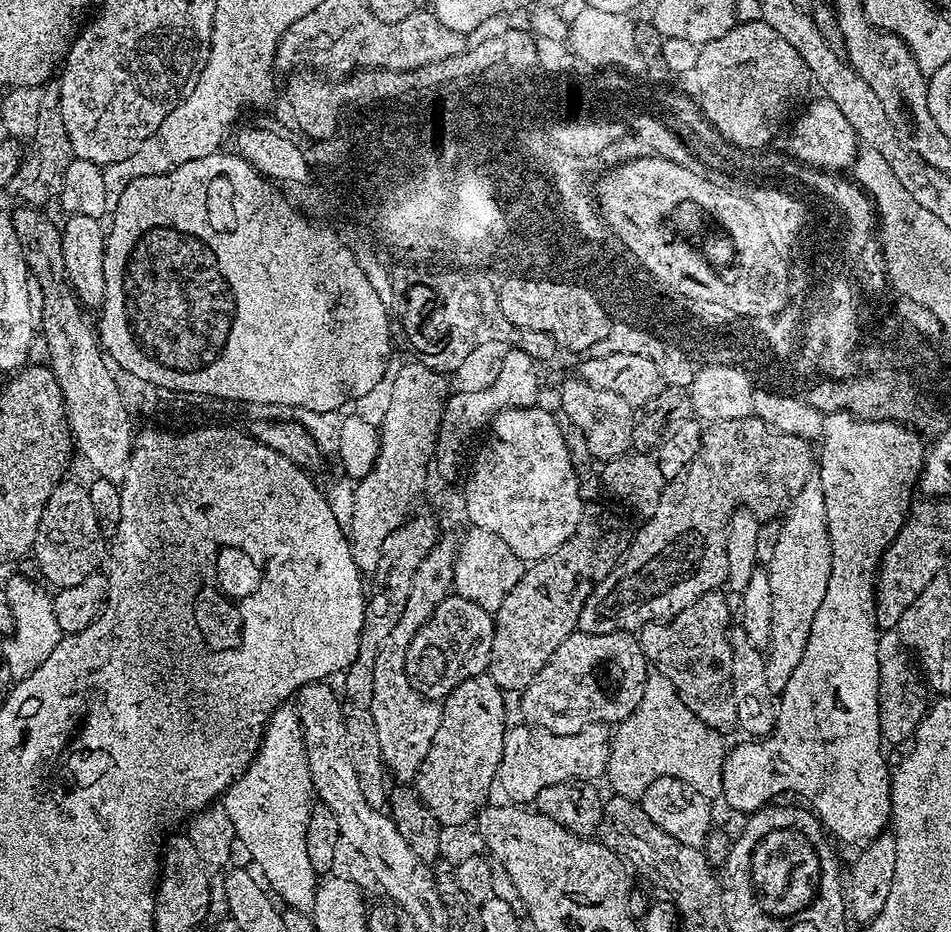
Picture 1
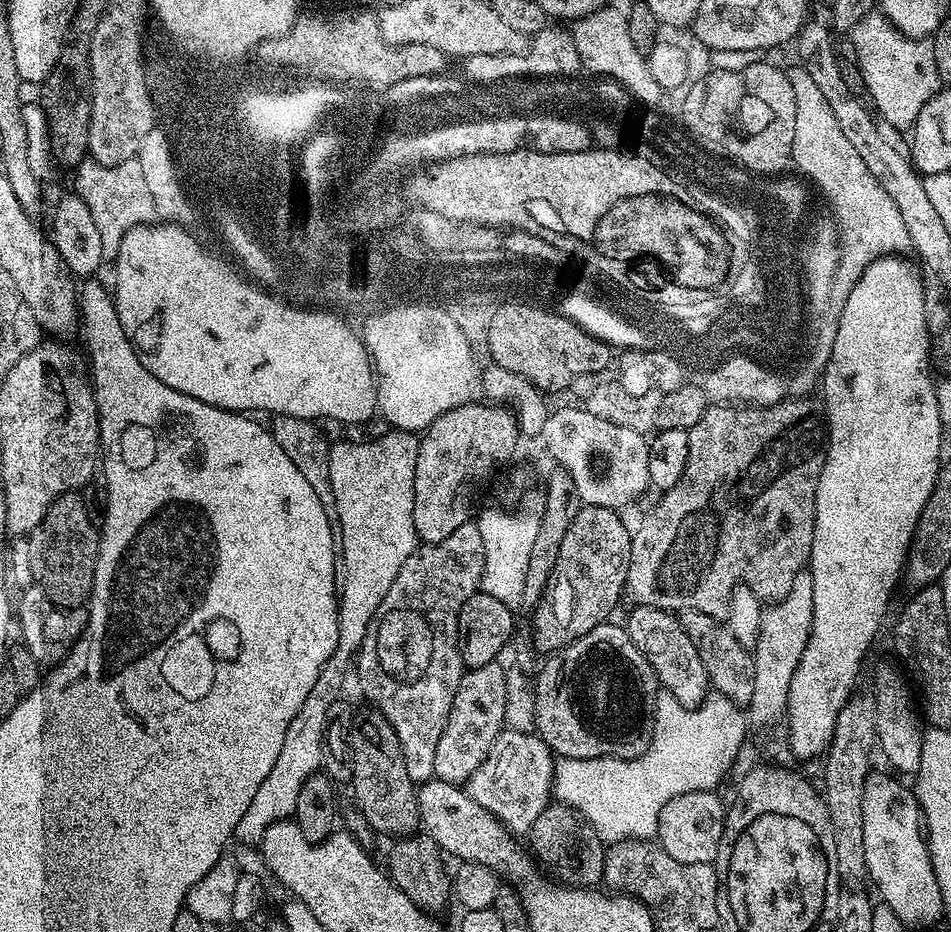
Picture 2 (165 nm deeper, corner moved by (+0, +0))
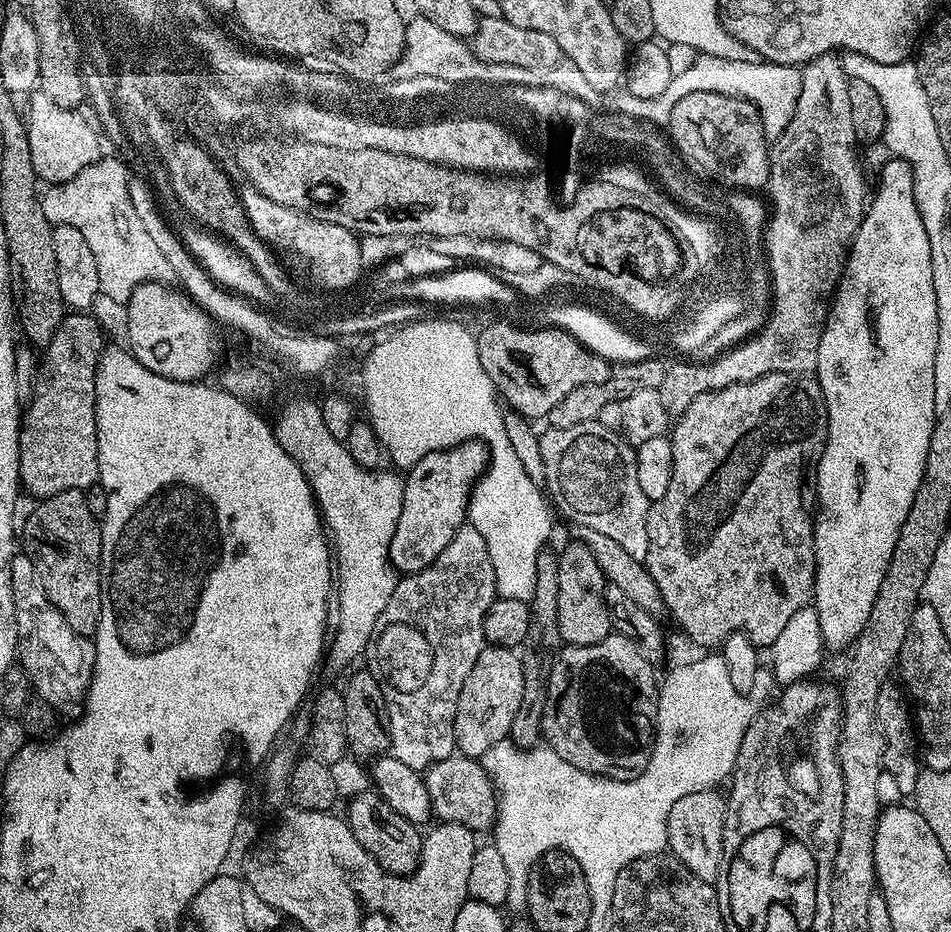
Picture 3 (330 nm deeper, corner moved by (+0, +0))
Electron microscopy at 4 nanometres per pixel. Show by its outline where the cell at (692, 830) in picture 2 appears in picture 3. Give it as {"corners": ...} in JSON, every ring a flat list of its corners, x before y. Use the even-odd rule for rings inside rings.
{"corners":[[709,790,706,792,695,792,686,794,686,798,678,798,674,802,673,808,668,815,668,846,667,851,676,859,681,860,698,878,702,878,707,884,715,885,716,876,720,872,722,862,722,850,724,849,724,814,726,811,726,800,723,795,719,796,719,791]]}

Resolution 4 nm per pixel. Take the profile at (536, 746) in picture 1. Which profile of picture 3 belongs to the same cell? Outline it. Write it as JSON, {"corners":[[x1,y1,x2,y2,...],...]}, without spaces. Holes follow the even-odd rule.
{"corners":[[453,754,432,765,423,773,423,778,432,803,432,816,437,821,464,824,477,834,483,833,483,828,492,828,495,825,498,788,488,777,488,771,479,759]]}

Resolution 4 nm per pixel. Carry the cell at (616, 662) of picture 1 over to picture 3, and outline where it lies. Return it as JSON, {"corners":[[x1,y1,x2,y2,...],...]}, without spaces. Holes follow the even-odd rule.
{"corners":[[613,634,602,638,602,642,597,644,573,644,561,647,555,653,552,668,548,671,546,710,542,718,542,726,544,727,542,736,547,747,553,748,559,756,566,758,566,762,570,762,570,766,588,772,591,776,605,776,611,780,633,780,638,778,638,774,642,774,642,770,646,770,646,766,650,762,650,754,656,741,656,711,658,710,660,694,658,691,658,676,655,676,652,672,655,672,653,664,646,658,642,658,638,646,634,646,634,642,630,642,628,636]]}

